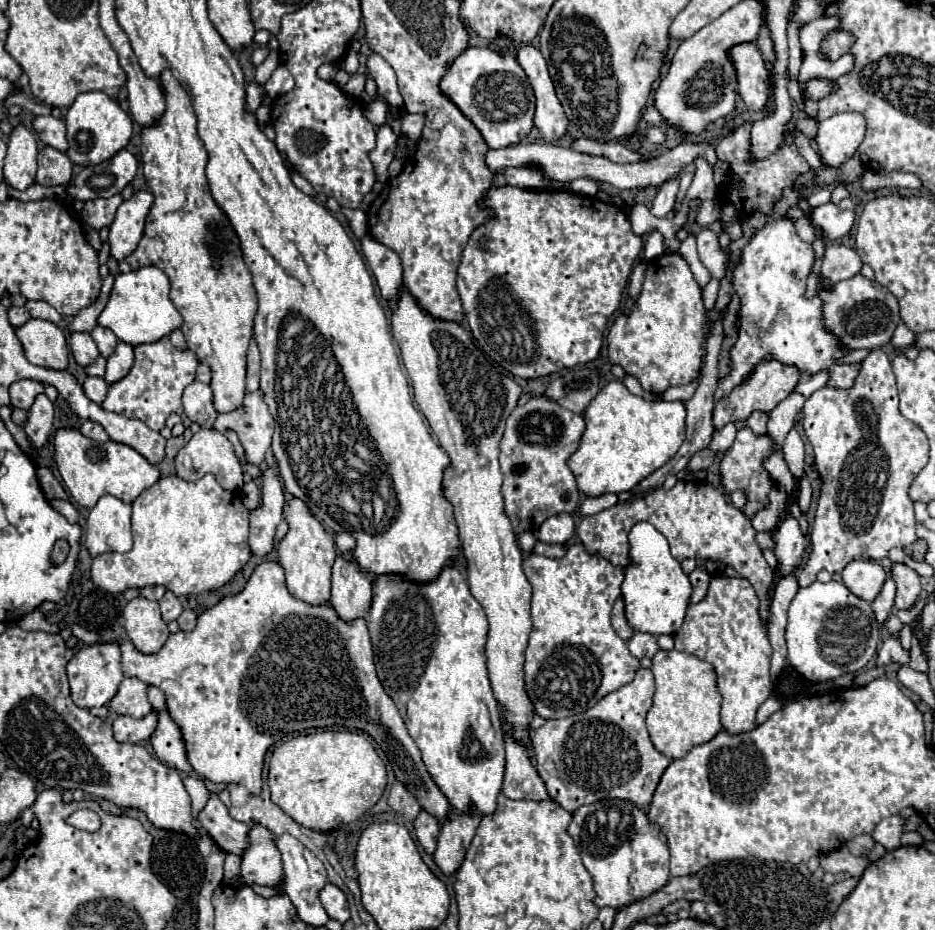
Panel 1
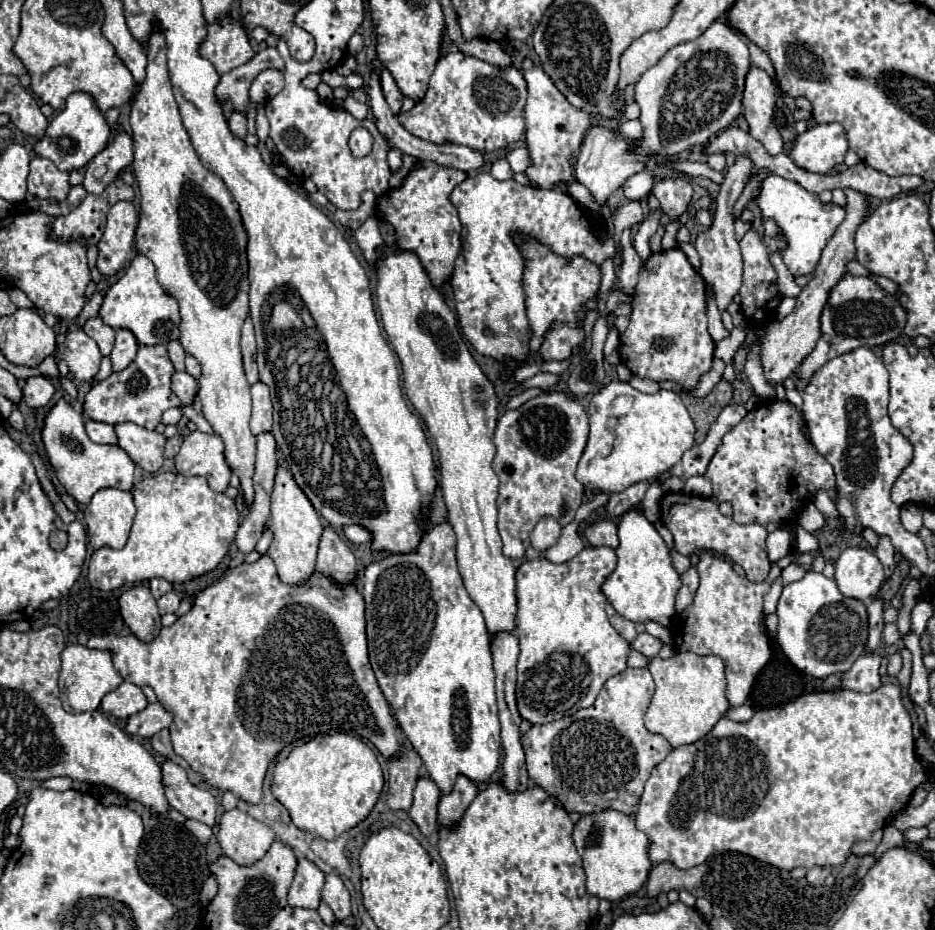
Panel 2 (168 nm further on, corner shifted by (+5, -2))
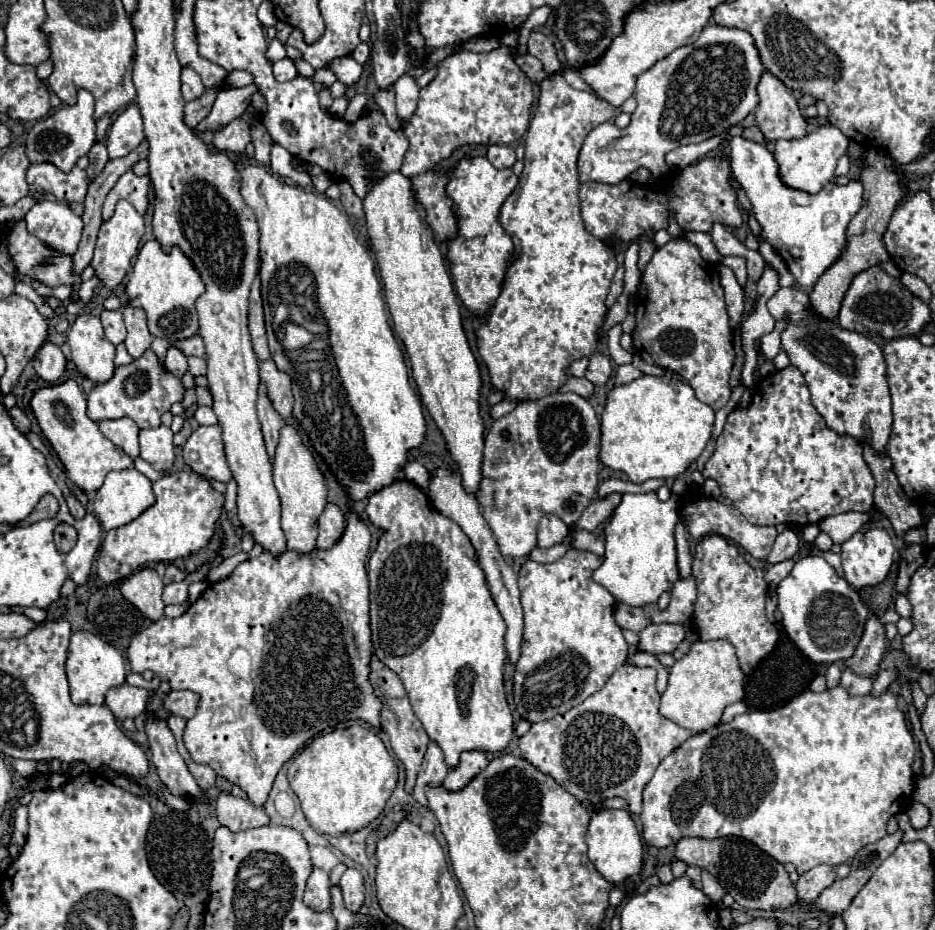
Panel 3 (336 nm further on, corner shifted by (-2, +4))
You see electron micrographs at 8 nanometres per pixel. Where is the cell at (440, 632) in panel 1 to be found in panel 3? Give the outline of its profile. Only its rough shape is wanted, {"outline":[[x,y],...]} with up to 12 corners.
{"outline":[[401,480],[369,498],[375,656],[447,768],[507,748],[505,622]]}

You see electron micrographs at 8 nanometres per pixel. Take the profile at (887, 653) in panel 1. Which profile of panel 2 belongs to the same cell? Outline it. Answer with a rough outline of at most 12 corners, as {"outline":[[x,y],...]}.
{"outline":[[862,654],[842,676],[842,688],[872,692],[880,682],[880,656]]}

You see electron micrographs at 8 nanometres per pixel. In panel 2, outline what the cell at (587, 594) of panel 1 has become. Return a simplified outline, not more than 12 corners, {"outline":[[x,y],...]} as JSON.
{"outline":[[612,548],[516,570],[516,704],[592,706],[626,668],[602,582]]}

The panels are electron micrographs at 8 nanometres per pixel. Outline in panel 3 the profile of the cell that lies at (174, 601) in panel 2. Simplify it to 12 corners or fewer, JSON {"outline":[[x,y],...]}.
{"outline":[[185,582],[167,584],[163,590],[165,604],[187,602]]}

